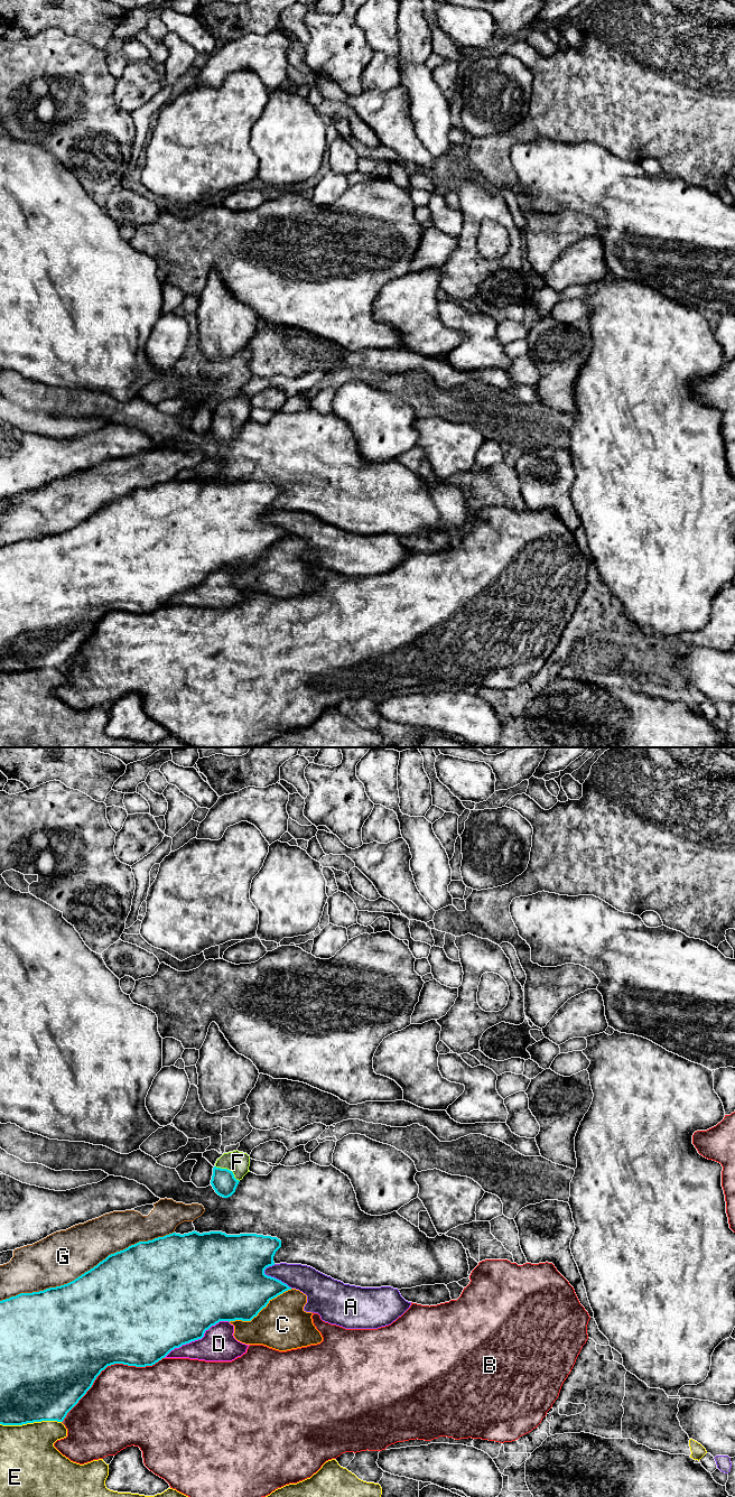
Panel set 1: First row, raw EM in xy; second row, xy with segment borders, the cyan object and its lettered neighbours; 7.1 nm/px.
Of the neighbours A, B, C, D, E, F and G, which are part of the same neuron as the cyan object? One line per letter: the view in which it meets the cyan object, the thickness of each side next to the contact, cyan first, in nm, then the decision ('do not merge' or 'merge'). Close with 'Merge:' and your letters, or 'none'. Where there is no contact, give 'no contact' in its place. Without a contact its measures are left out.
A: contact in xy; calibres 380 and 190 nm; do not merge
B: contact in xy; calibres 500 and 460 nm; do not merge
C: contact in xy; calibres 480 and 360 nm; do not merge
D: contact in xy; calibres 480 and 240 nm; do not merge
E: contact in xy; calibres 500 and 400 nm; do not merge
F: contact in xy; calibres 170 and 160 nm; merge
G: contact in xy; calibres 500 and 360 nm; do not merge
Merge: F

